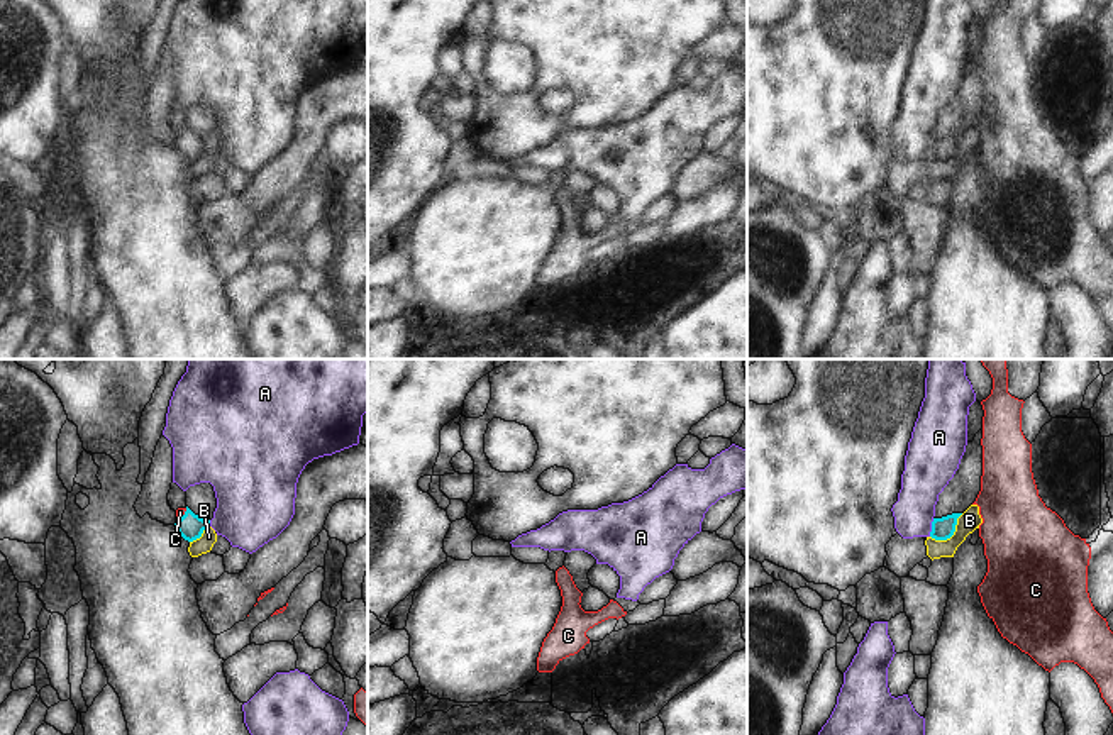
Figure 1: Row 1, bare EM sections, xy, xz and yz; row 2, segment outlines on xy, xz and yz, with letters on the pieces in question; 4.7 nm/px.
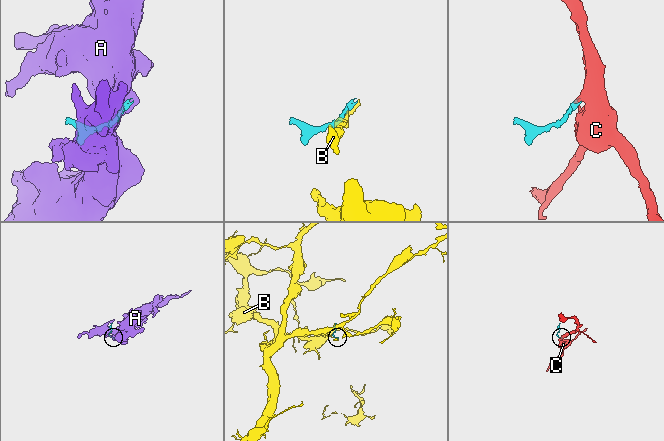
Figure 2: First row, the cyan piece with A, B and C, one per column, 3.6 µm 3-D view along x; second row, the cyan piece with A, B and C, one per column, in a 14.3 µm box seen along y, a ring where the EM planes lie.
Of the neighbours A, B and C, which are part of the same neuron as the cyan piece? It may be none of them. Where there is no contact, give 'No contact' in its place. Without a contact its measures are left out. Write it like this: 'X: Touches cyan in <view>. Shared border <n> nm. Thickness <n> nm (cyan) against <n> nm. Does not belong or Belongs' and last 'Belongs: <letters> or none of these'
A: Touches cyan in yz. Shared border 90 nm. Thickness 110 nm (cyan) against 200 nm. Does not belong
B: Touches cyan in yz. Shared border 200 nm. Thickness 110 nm (cyan) against 100 nm. Does not belong
C: Touches cyan in xy. Shared border 80 nm. Thickness 120 nm (cyan) against 50 nm. Belongs
Belongs: C.

